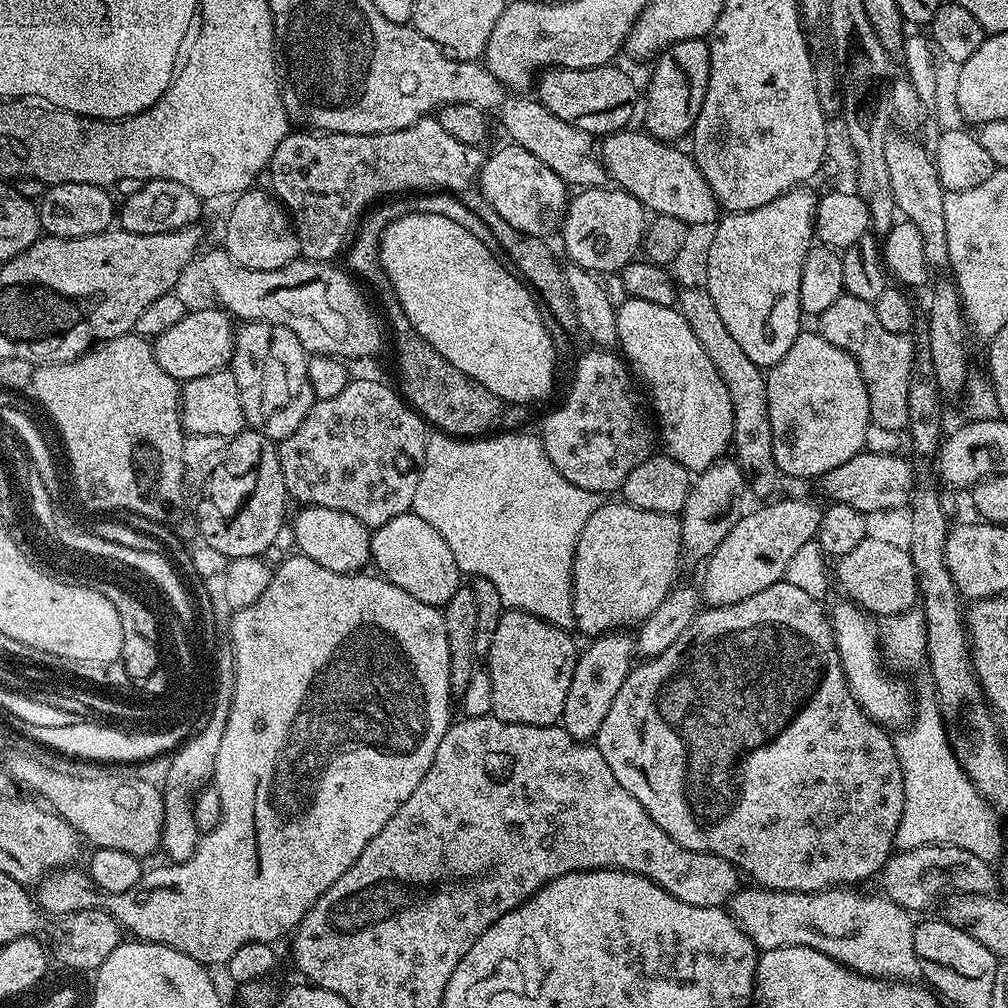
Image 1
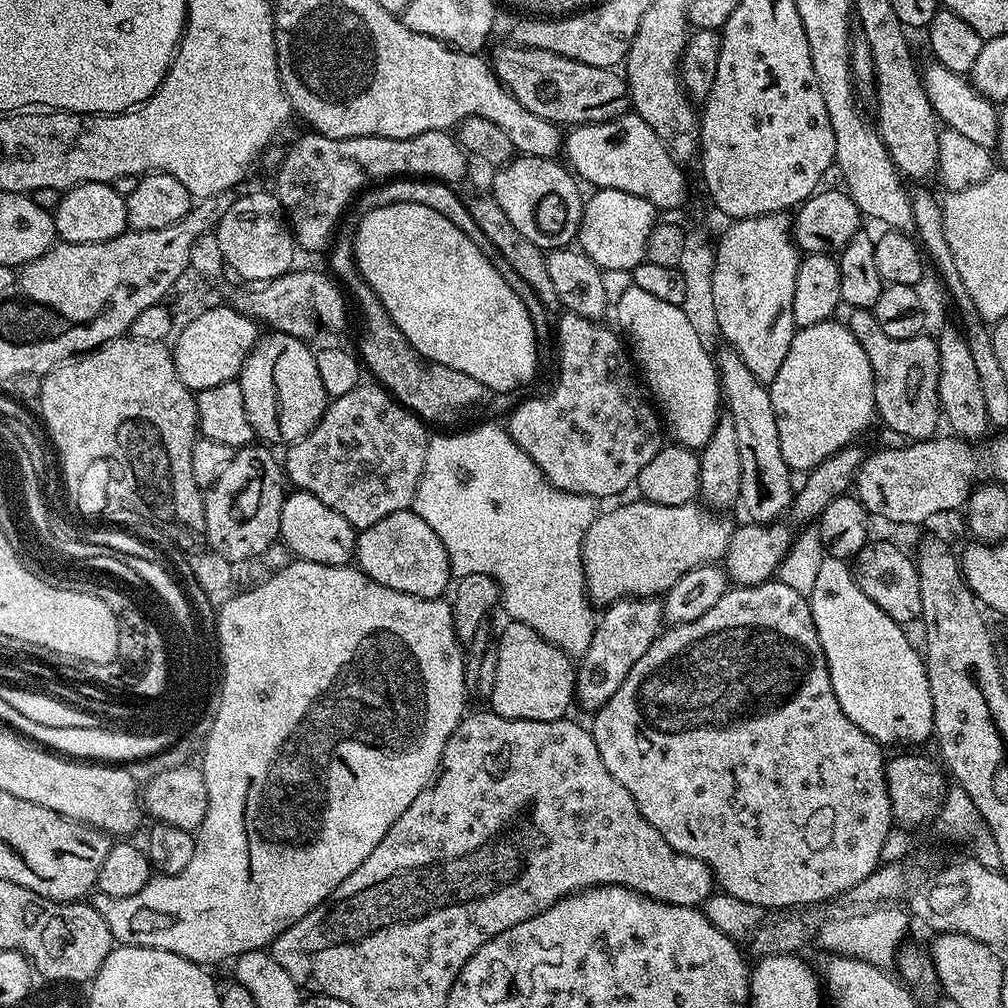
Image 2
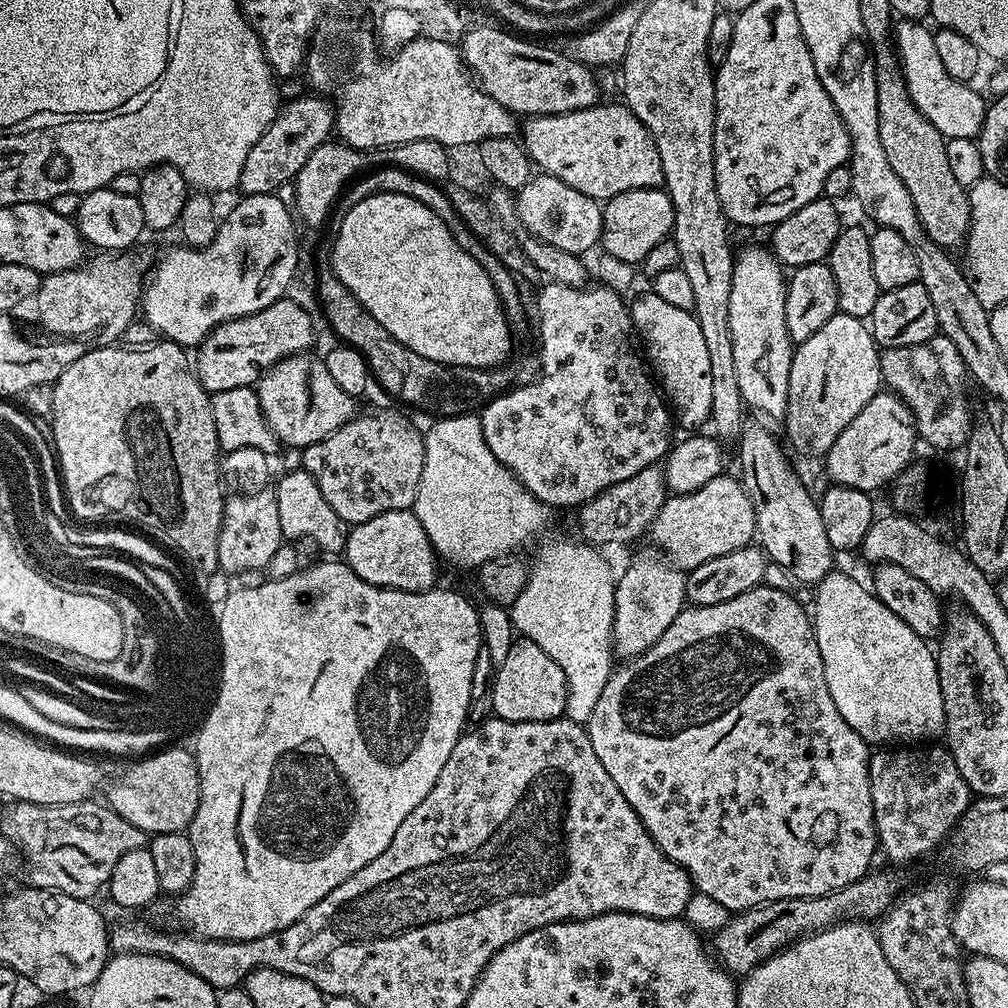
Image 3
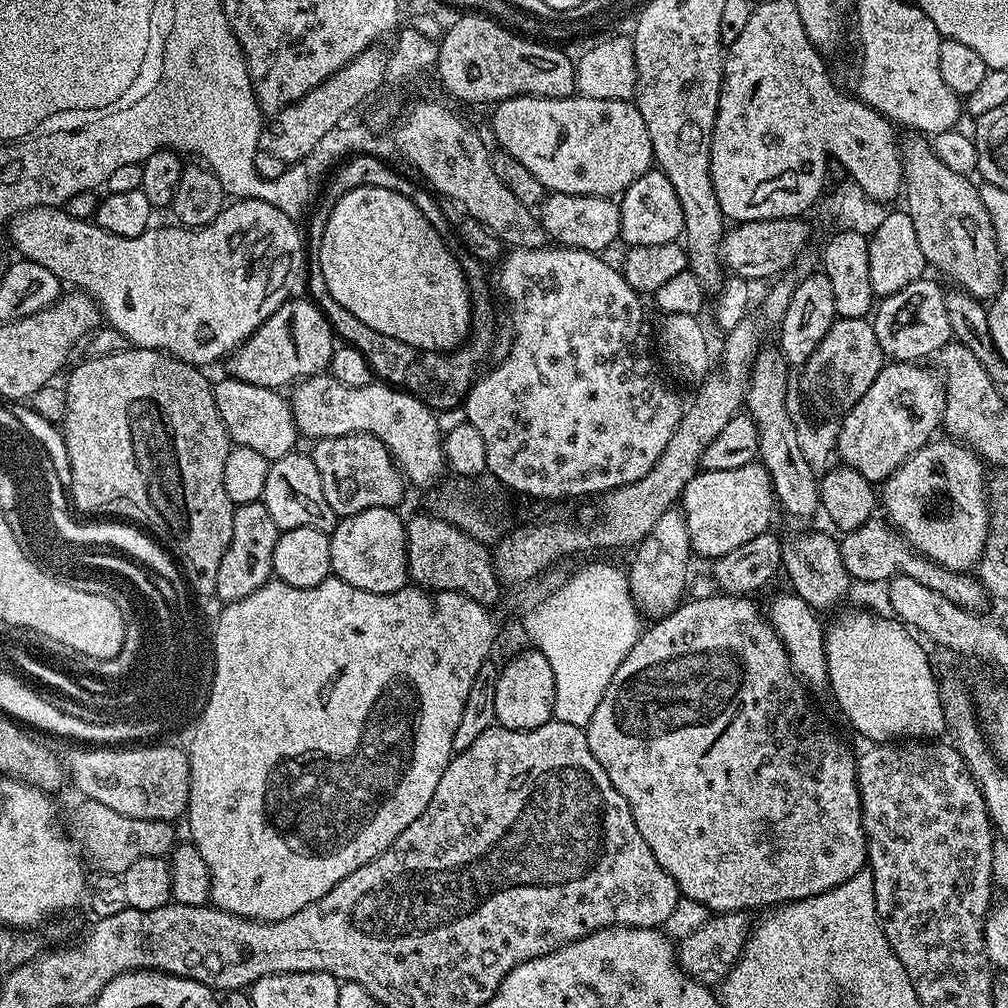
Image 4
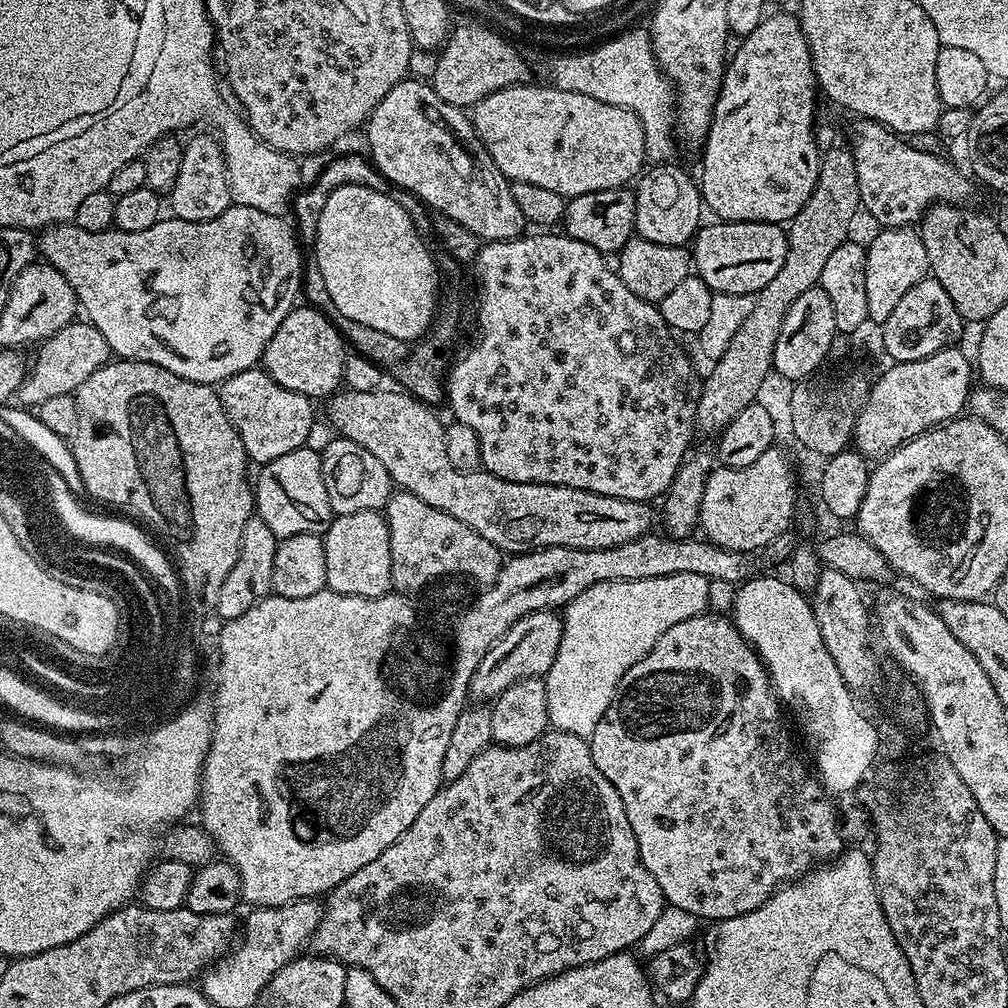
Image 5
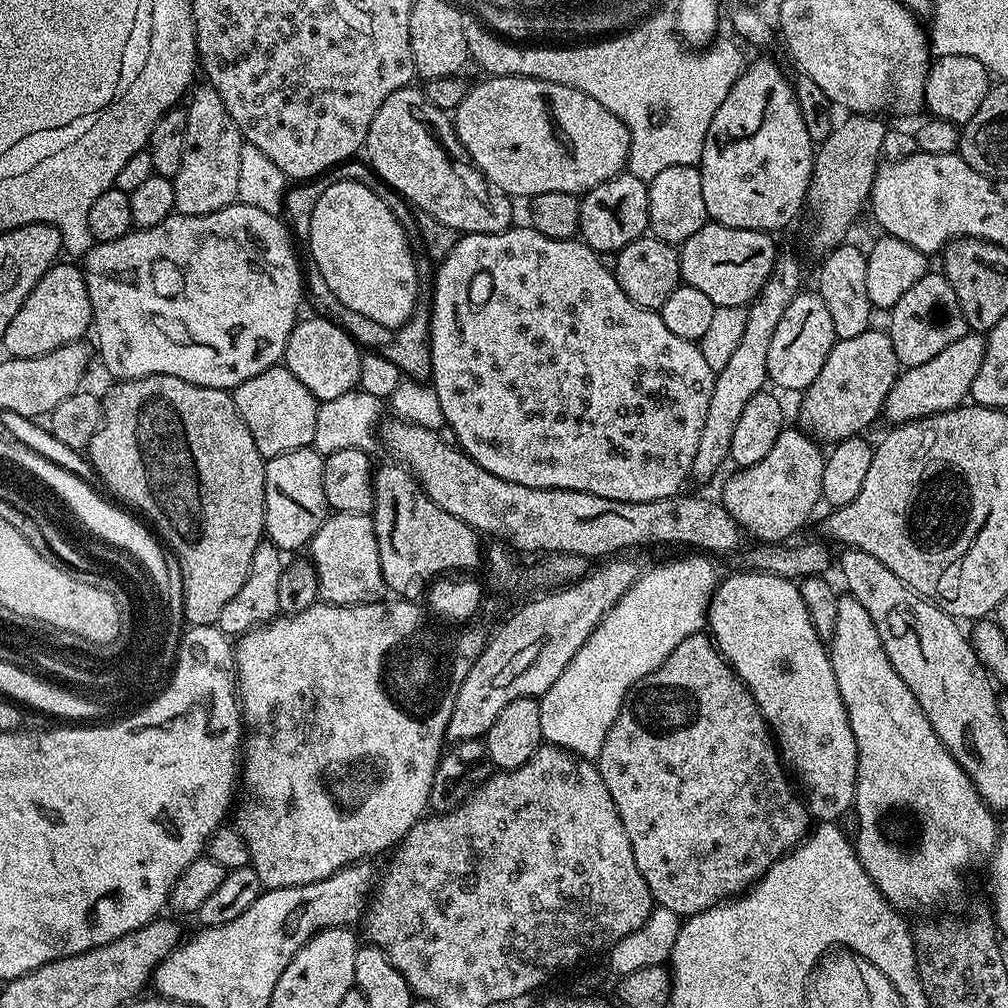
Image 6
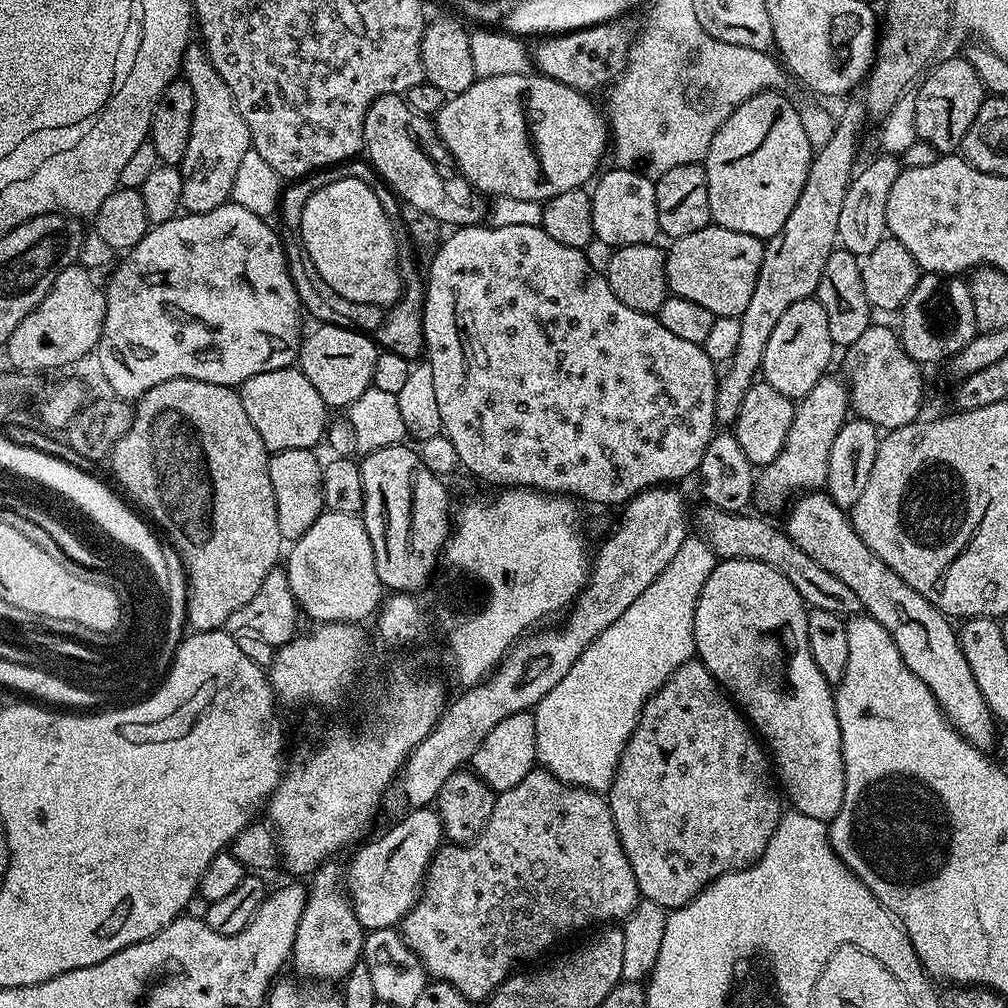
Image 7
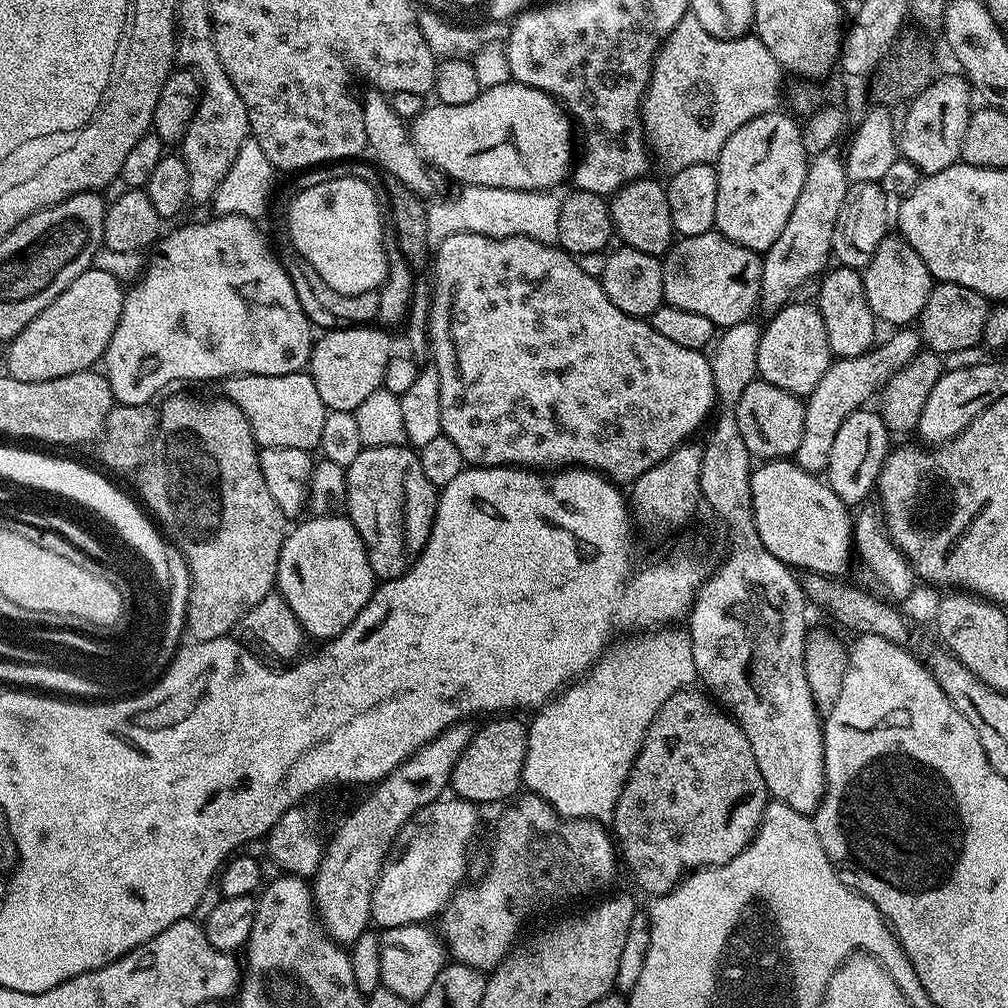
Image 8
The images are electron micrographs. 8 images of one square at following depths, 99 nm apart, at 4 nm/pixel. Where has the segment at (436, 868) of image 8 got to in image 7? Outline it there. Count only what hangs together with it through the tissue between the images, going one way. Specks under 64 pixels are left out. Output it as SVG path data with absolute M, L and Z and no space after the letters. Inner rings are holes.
M435 807L414 808L407 814L409 816L402 817L377 840L369 839L361 843L351 853L353 856L348 868L346 864L348 899L352 901L358 922L368 932L396 928L403 921L404 915L416 905L420 890L424 887L424 878L428 875L428 867L445 839Z

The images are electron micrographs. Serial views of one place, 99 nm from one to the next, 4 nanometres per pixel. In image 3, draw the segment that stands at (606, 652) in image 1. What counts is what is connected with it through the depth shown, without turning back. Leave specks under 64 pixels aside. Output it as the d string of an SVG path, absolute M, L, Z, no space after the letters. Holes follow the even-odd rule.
M647 546L638 551L623 574L617 577L615 588L615 614L612 627L613 653L622 660L629 660L640 656L666 632L667 627L676 619L686 606L685 573L677 568L665 554L655 546Z

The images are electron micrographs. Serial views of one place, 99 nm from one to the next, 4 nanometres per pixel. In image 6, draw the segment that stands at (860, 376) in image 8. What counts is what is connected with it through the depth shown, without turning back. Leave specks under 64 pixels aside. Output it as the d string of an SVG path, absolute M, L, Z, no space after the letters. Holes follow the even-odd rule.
M786 426L778 434L778 442L774 442L770 454L762 458L749 468L742 468L733 471L733 476L724 484L719 499L722 501L724 509L738 522L738 526L753 541L763 542L765 544L779 544L788 542L793 539L792 536L808 519L812 516L812 511L819 505L822 500L822 470L824 469L825 453L820 453L821 445L817 443L812 436L801 430L799 427Z

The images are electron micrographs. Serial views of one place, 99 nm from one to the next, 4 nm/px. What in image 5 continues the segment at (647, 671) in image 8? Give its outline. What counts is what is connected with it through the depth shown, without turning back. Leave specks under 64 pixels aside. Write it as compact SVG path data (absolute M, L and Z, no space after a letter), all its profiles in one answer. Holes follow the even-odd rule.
M670 574L634 582L598 582L582 590L578 598L564 605L564 629L558 654L543 677L549 725L558 732L591 737L594 726L598 726L602 714L606 714L614 698L622 674L626 674L626 670L630 670L630 666L634 666L634 662L638 662L641 656L650 654L652 643L658 642L666 629L705 611L709 607L708 595L712 588L713 585L706 578L702 578L702 574Z

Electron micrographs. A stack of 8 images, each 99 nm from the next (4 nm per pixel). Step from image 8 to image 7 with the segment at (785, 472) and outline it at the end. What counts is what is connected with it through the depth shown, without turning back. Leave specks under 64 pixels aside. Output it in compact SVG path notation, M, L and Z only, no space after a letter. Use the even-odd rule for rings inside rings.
M813 490L797 495L787 512L786 533L794 546L810 554L822 570L834 574L834 578L842 578L842 582L858 594L861 609L887 630L898 646L898 654L902 654L902 662L915 676L922 678L922 682L926 682L944 717L975 748L988 750L992 743L993 747L998 740L998 724L986 706L986 698L982 698L982 690L978 690L978 682L974 682L974 674L970 674L970 665L966 663L966 654L962 654L953 621L929 600L922 598L918 590L906 586L906 582L902 582L902 578L898 578L898 574L894 574L894 570L890 570L890 566L886 566L886 562L882 562L882 558L878 558L862 538L858 538L849 513L834 503L827 491Z

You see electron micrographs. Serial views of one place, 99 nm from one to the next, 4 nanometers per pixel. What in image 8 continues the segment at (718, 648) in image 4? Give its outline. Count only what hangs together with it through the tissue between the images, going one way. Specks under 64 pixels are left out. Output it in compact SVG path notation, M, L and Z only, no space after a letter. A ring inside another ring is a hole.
M696 691L676 692L662 706L662 710L658 710L658 714L652 719L650 730L642 742L640 752L636 755L634 766L626 778L616 808L612 811L610 828L618 841L619 851L622 853L623 859L624 856L628 859L628 868L632 871L633 878L646 891L652 892L651 894L669 892L680 883L685 874L695 872L698 868L713 868L716 864L730 862L730 858L737 856L754 839L760 828L760 822L764 818L764 808L770 803L768 787L766 782L762 782L762 770L758 770L758 762L754 762L754 750L750 750L750 742L746 742L746 734L742 734L742 730L736 725L735 720L724 711L721 705L716 703L715 699L709 698L703 691L700 691L701 693Z

